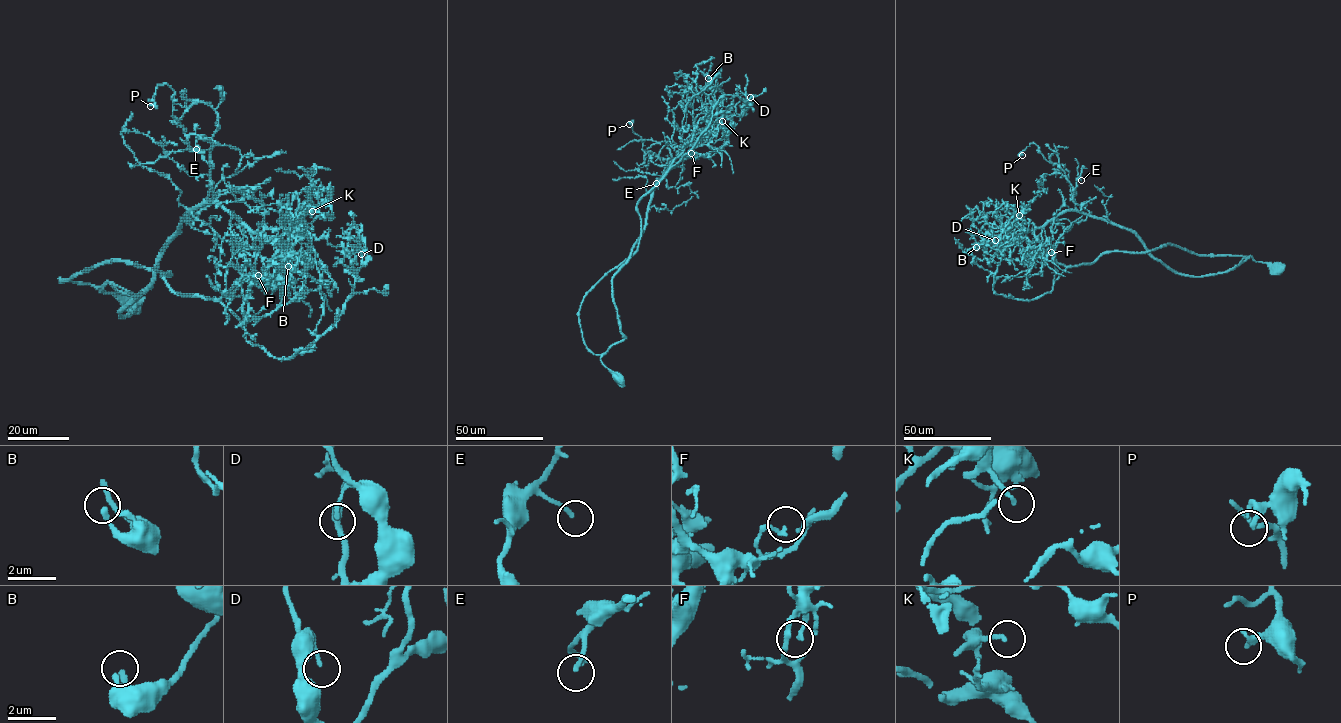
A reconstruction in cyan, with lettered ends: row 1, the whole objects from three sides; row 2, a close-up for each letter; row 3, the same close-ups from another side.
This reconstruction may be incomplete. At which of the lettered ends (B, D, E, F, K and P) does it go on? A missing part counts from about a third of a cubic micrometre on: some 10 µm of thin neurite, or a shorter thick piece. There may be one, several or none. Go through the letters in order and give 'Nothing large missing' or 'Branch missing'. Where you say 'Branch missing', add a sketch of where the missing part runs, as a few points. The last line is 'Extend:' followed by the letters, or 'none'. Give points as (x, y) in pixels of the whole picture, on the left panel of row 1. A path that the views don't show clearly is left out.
B: Nothing large missing
D: Nothing large missing
E: Nothing large missing
F: Nothing large missing
K: Nothing large missing
P: Nothing large missing
Extend: none

